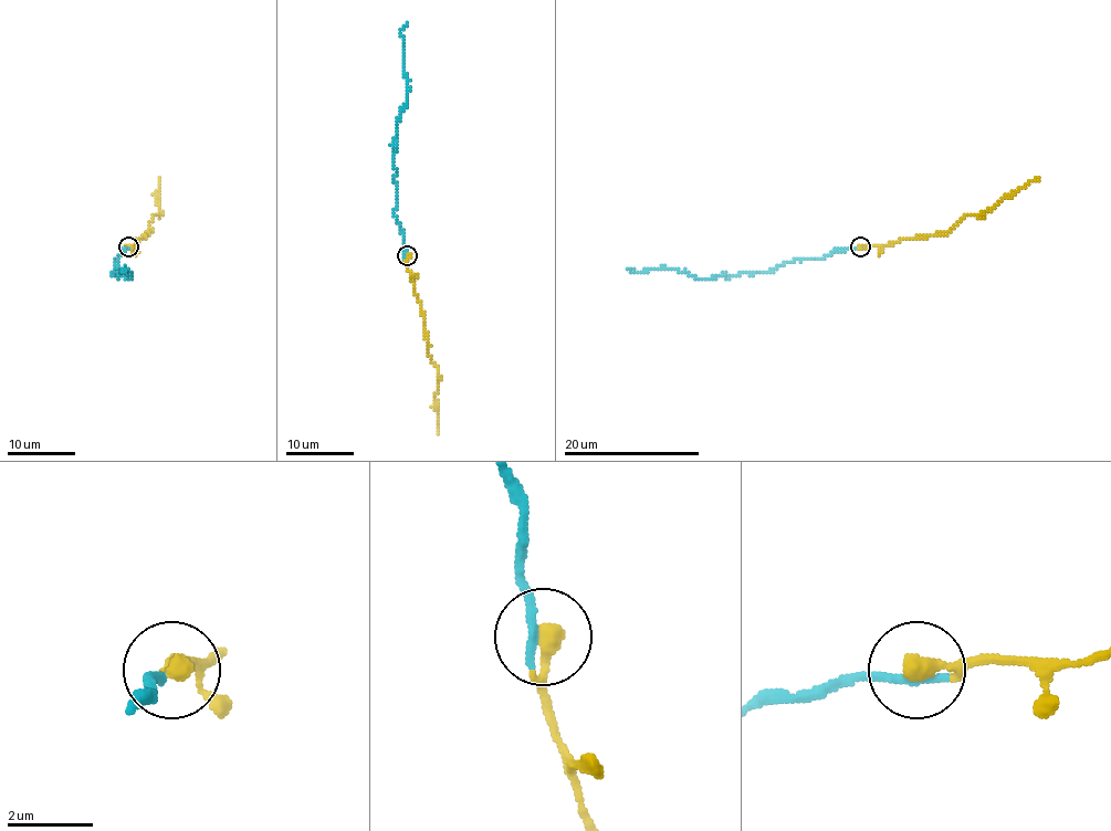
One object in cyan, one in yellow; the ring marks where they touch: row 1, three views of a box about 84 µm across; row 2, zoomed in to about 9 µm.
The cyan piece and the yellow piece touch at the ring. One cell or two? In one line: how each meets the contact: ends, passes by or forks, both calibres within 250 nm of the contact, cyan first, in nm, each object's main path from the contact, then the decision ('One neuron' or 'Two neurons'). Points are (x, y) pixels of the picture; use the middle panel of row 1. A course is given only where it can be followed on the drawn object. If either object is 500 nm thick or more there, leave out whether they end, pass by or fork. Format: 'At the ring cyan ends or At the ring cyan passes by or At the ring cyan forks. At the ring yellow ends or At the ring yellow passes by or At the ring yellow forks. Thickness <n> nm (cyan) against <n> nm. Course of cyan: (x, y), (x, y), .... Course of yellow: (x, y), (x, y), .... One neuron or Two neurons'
At the ring cyan ends. At the ring yellow passes by. Thickness 240 nm (cyan) against 300 nm. Course of cyan: (406, 254), (402, 231), (395, 216), (395, 165), (398, 117), (406, 102), (408, 84), (399, 32), (408, 23). Course of yellow: (406, 254), (421, 307), (428, 356), (433, 361), (438, 384), (435, 397), (438, 434). One neuron

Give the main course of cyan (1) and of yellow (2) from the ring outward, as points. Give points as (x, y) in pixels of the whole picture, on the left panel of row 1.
1: (127, 248), (116, 258), (116, 272), (127, 280), (127, 272), (124, 267), (121, 272), (129, 267)
2: (127, 245), (146, 234), (149, 220), (159, 212), (156, 198), (159, 180)

